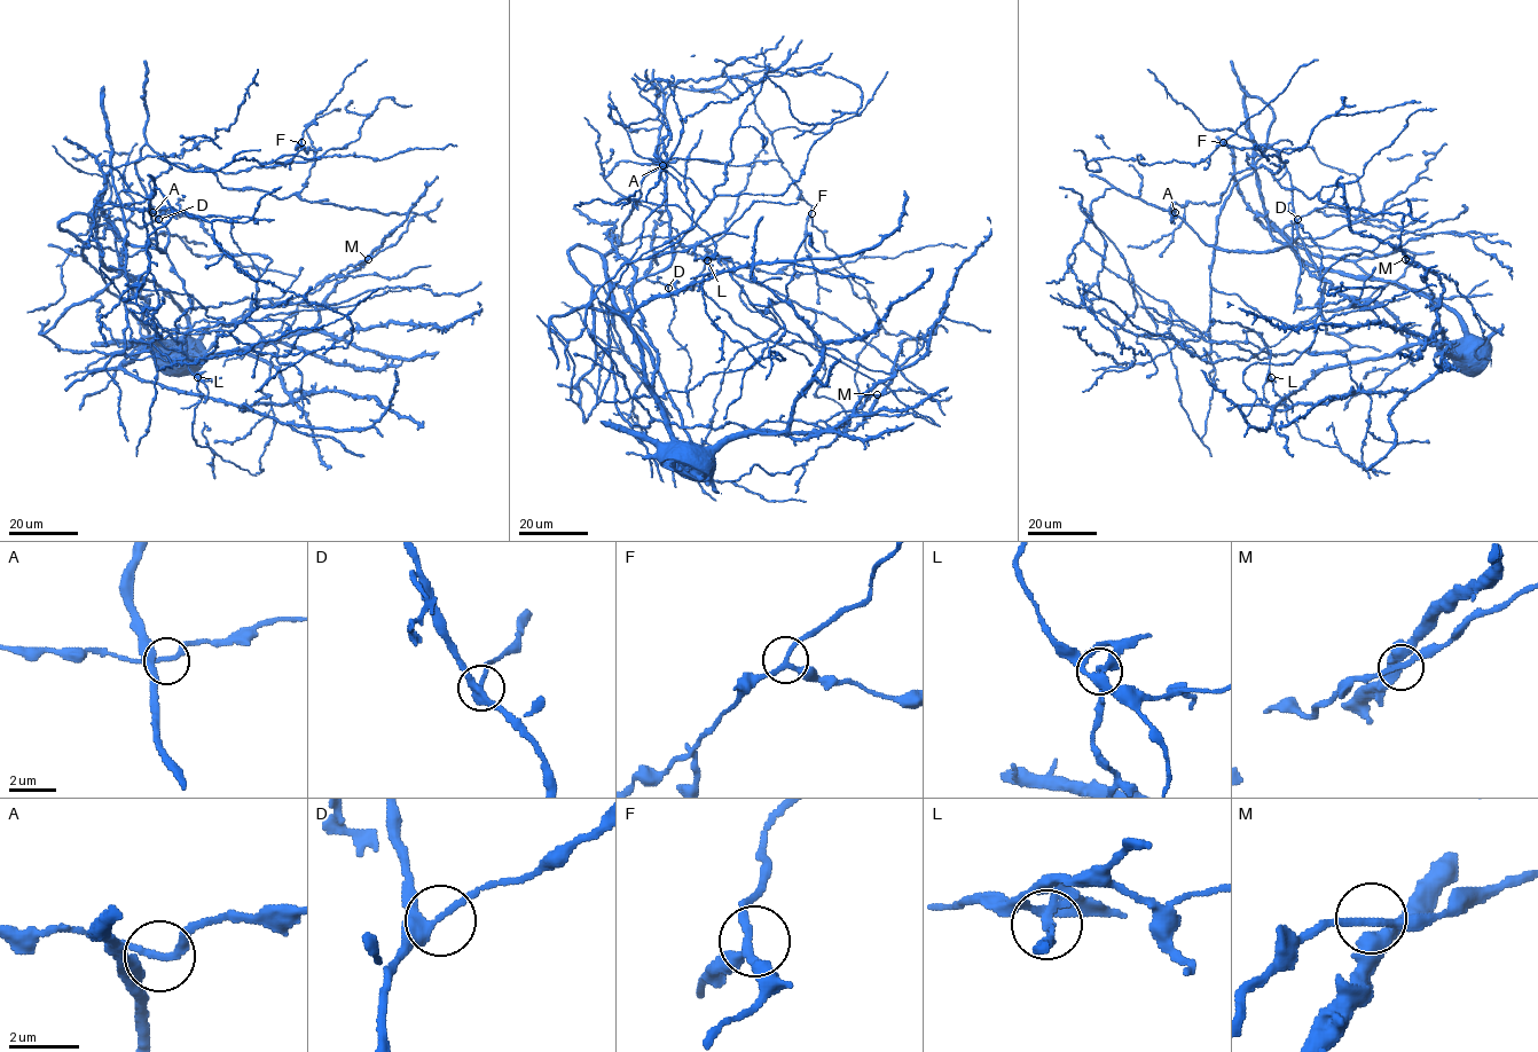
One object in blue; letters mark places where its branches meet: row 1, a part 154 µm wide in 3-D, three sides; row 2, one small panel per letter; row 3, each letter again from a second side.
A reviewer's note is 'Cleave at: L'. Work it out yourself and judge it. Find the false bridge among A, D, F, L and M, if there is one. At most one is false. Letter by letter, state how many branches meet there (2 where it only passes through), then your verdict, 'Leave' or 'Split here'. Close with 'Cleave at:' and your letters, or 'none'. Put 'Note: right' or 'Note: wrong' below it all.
A: Branches: 3. Leave
D: Branches: 3. Leave
F: Branches: 3. Leave
L: Branches: 3. Split here
M: Branches: 3. Leave
Cleave at: L
Note: right

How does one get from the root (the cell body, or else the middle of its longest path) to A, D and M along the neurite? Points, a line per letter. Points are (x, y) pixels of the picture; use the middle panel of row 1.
A: (668, 450), (672, 432), (652, 390), (657, 350), (632, 292), (635, 281), (661, 272), (672, 258), (662, 165)
D: (668, 450), (632, 292), (672, 258), (666, 187), (620, 161), (605, 181), (679, 234), (645, 272), (668, 288)
M: (668, 450), (718, 449), (758, 432), (822, 432), (829, 426), (844, 432), (869, 414), (877, 394)

